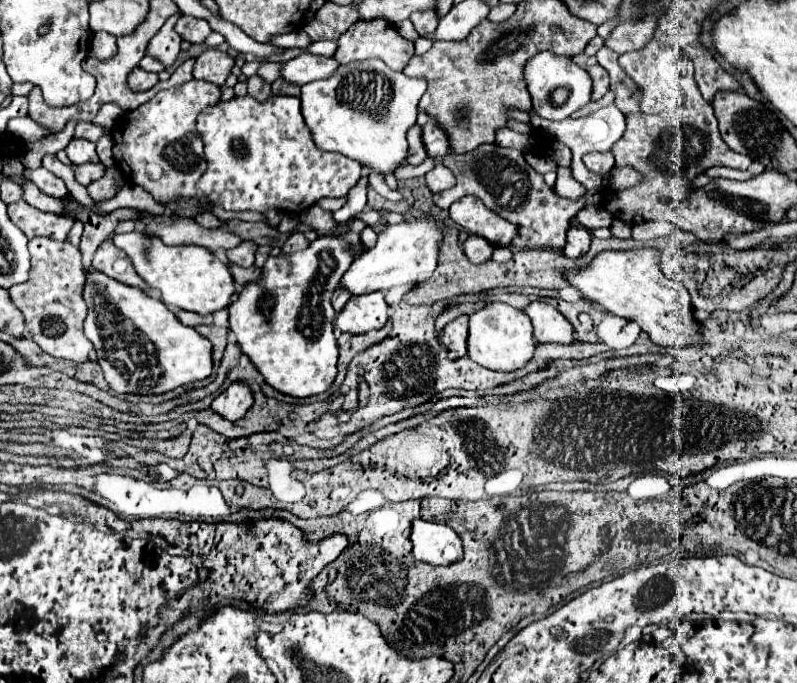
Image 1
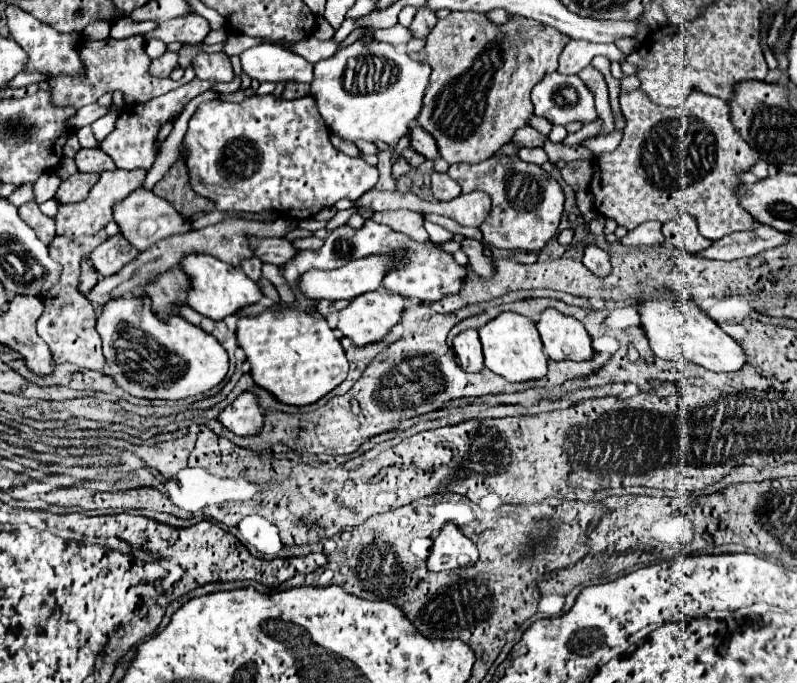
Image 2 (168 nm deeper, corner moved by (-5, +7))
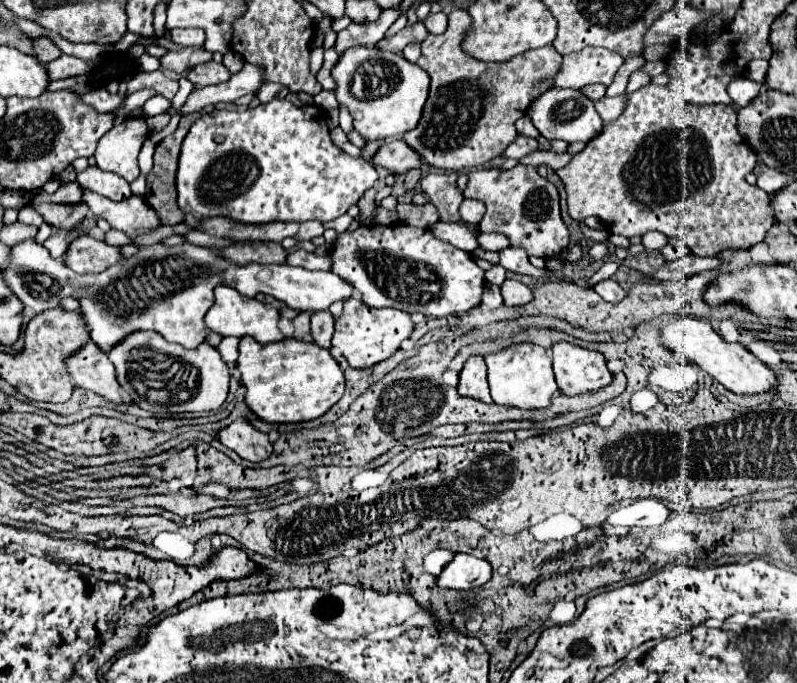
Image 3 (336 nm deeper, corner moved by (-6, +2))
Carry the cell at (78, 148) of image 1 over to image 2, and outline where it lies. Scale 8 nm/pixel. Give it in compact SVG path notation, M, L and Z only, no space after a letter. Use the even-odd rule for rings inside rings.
M81 148L75 156L75 164L79 172L103 172L115 170L115 162L111 162L109 154L103 154L101 148Z

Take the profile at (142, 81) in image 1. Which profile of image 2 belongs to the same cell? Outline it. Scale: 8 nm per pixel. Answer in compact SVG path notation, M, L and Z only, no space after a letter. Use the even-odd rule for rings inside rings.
M165 52L161 58L153 60L149 66L149 74L151 76L159 76L159 78L167 78L171 74L171 70L177 64L177 54L175 52Z

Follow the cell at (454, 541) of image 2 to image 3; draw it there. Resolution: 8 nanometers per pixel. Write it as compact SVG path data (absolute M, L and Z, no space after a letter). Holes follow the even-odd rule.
M456 553L454 561L446 565L442 575L438 577L438 587L468 591L482 587L486 581L490 581L490 577L492 577L492 567L488 561L466 553Z

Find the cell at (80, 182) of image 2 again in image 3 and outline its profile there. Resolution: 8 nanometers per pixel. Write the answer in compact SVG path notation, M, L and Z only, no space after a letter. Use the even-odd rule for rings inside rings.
M42 203L42 205L32 205L38 215L44 219L44 223L56 227L56 229L64 229L70 231L74 227L78 227L84 217L88 217L88 207L84 203L78 205L54 205L54 203Z

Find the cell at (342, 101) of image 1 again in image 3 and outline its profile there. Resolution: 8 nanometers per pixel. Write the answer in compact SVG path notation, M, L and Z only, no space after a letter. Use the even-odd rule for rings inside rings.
M354 47L348 49L336 67L332 69L332 77L338 83L336 99L350 109L354 119L354 129L366 139L386 139L386 137L400 137L420 121L422 107L428 99L430 77L424 69L416 63L406 61L392 53L386 55L376 47ZM358 83L360 87L354 87Z

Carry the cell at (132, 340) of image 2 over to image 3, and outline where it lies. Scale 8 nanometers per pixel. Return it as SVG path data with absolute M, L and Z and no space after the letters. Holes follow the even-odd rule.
M136 331L116 345L108 357L116 367L116 379L122 389L138 407L154 415L172 417L178 413L218 411L228 397L228 367L220 353L208 343L188 351L178 343L168 343L154 331Z

